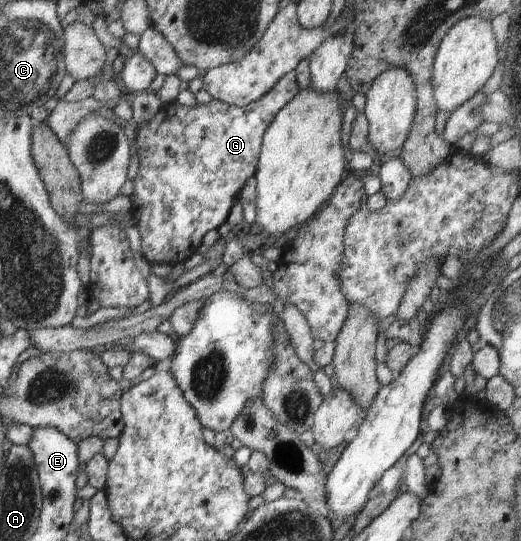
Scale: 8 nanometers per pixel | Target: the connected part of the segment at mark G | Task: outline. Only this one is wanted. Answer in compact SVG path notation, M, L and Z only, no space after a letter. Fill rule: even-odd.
M296 71L287 72L274 88L245 107L235 107L216 99L208 104L187 107L176 101L163 105L154 118L141 122L135 130L135 148L139 156L139 170L133 179L134 192L130 196L133 222L141 234L141 253L150 264L166 262L176 265L186 262L210 230L227 222L231 208L240 198L246 182L255 176L264 133L276 113L299 91Z

